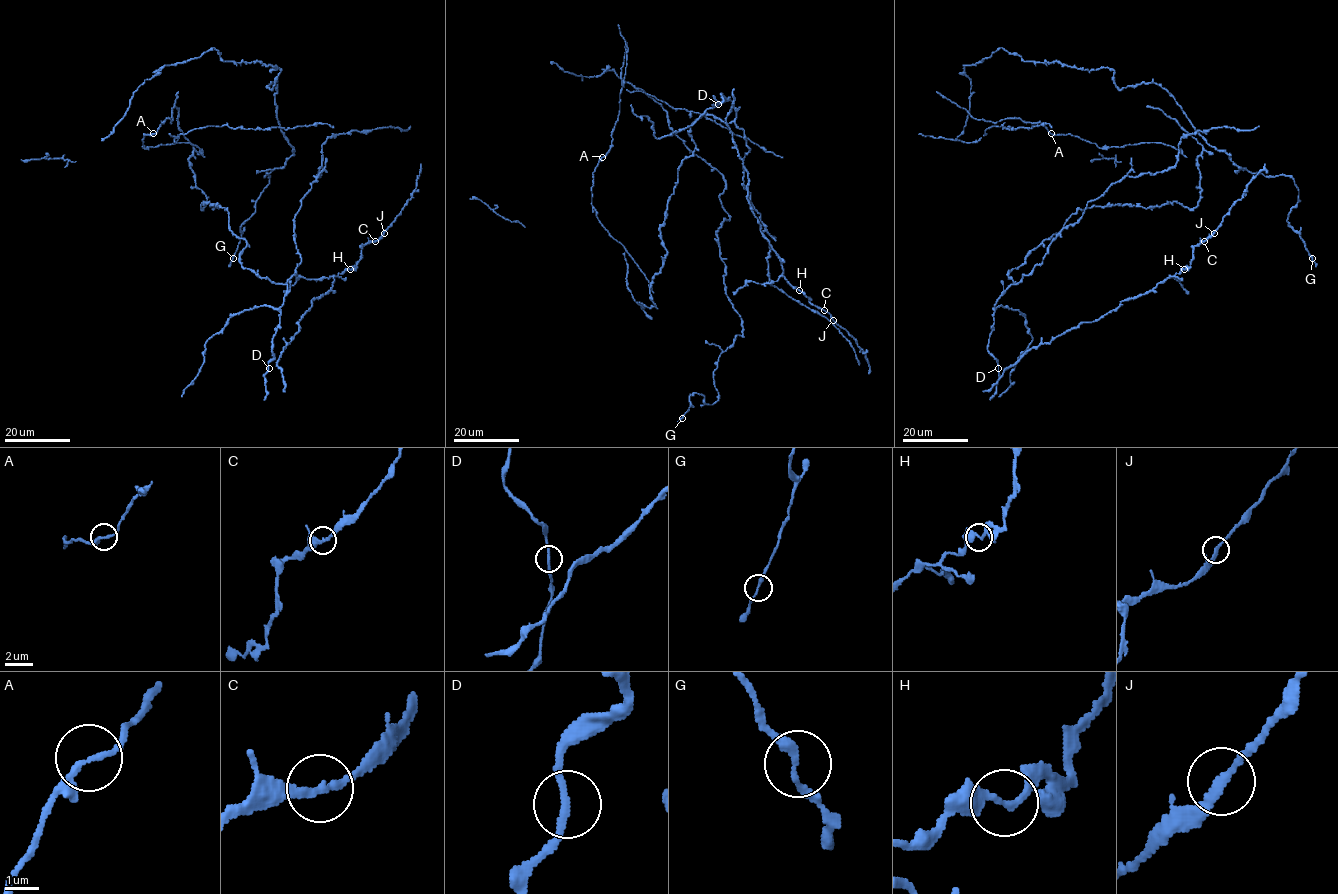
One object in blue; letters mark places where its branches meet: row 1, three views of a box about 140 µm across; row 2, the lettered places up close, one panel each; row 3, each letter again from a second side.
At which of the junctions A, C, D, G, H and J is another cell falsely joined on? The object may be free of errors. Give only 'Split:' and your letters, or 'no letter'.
Split: no letter

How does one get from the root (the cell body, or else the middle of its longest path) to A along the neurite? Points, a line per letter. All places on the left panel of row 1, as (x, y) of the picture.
A: (190, 143), (143, 148), (143, 134), (153, 133)

